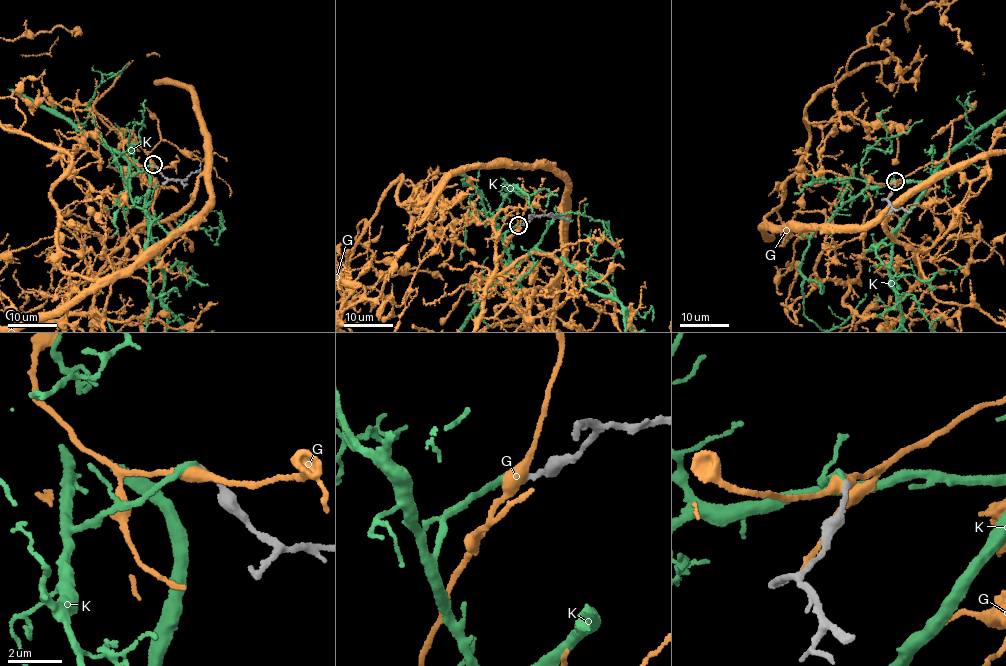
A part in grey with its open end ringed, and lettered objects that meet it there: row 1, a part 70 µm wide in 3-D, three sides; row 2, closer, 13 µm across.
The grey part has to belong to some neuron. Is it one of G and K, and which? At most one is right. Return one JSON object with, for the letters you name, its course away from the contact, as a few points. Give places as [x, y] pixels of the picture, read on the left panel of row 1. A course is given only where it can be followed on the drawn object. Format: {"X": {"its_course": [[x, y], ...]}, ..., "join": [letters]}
{"join": []}

